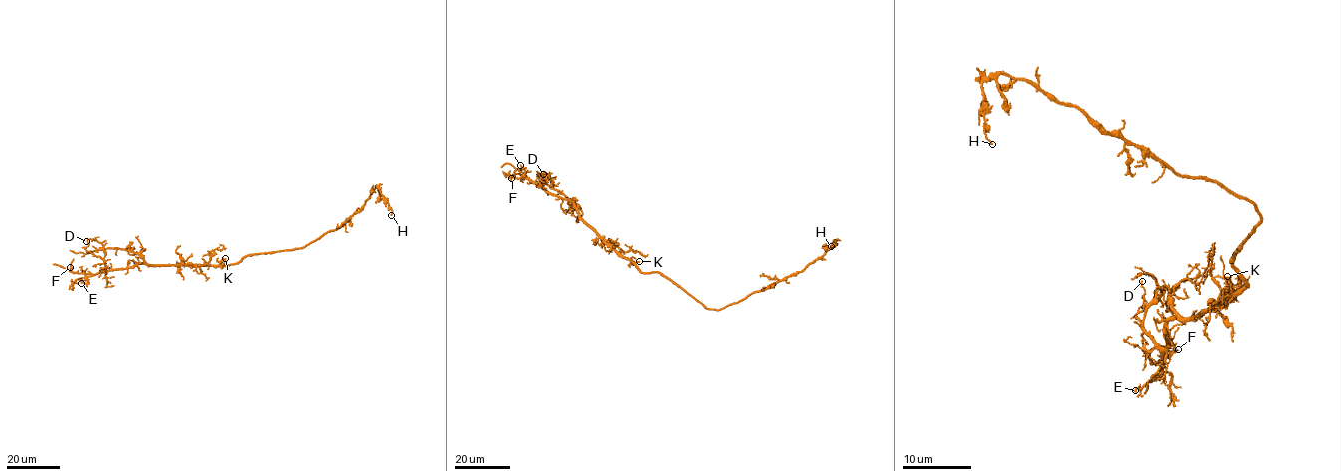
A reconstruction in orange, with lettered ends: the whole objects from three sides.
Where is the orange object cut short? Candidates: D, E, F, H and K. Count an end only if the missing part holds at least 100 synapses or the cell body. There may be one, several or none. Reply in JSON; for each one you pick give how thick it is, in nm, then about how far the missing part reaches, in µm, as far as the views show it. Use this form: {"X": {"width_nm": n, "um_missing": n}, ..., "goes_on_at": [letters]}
{"goes_on_at": []}

